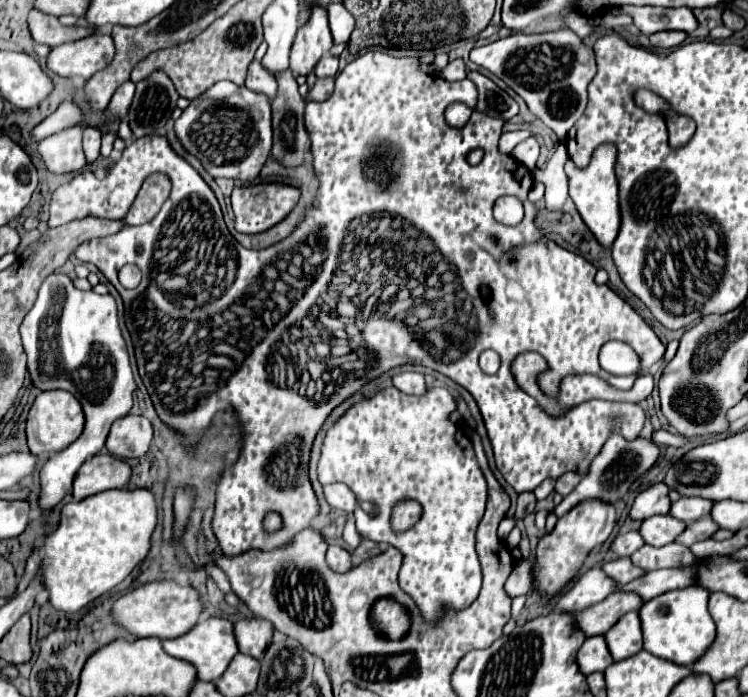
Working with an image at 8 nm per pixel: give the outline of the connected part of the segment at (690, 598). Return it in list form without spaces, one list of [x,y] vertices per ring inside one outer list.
[[[690,585],[686,589],[668,591],[664,595],[658,595],[656,599],[646,601],[640,609],[644,649],[676,665],[694,665],[716,639],[716,625],[708,613],[708,597],[708,589]]]

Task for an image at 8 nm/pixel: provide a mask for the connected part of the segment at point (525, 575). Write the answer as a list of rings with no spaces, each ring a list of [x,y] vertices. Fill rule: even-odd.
[[[522,559],[520,563],[514,565],[510,577],[508,577],[506,583],[504,583],[504,589],[506,589],[506,593],[508,593],[510,597],[526,595],[526,593],[530,591],[530,587],[532,587],[530,569],[532,569],[532,565],[530,565],[526,559]]]

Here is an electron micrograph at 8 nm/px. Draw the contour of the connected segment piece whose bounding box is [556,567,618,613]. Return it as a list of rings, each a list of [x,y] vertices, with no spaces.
[[[594,567],[590,571],[586,571],[584,575],[580,575],[574,585],[560,595],[556,607],[560,611],[568,611],[568,613],[576,613],[582,611],[594,603],[604,601],[610,593],[614,593],[618,587],[618,583],[608,577],[602,567]]]

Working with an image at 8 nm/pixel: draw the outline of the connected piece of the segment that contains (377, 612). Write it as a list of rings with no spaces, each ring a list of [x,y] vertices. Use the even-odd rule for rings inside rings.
[[[380,599],[372,607],[372,625],[376,625],[386,637],[398,639],[408,631],[408,613],[404,613],[404,607],[396,601]]]

